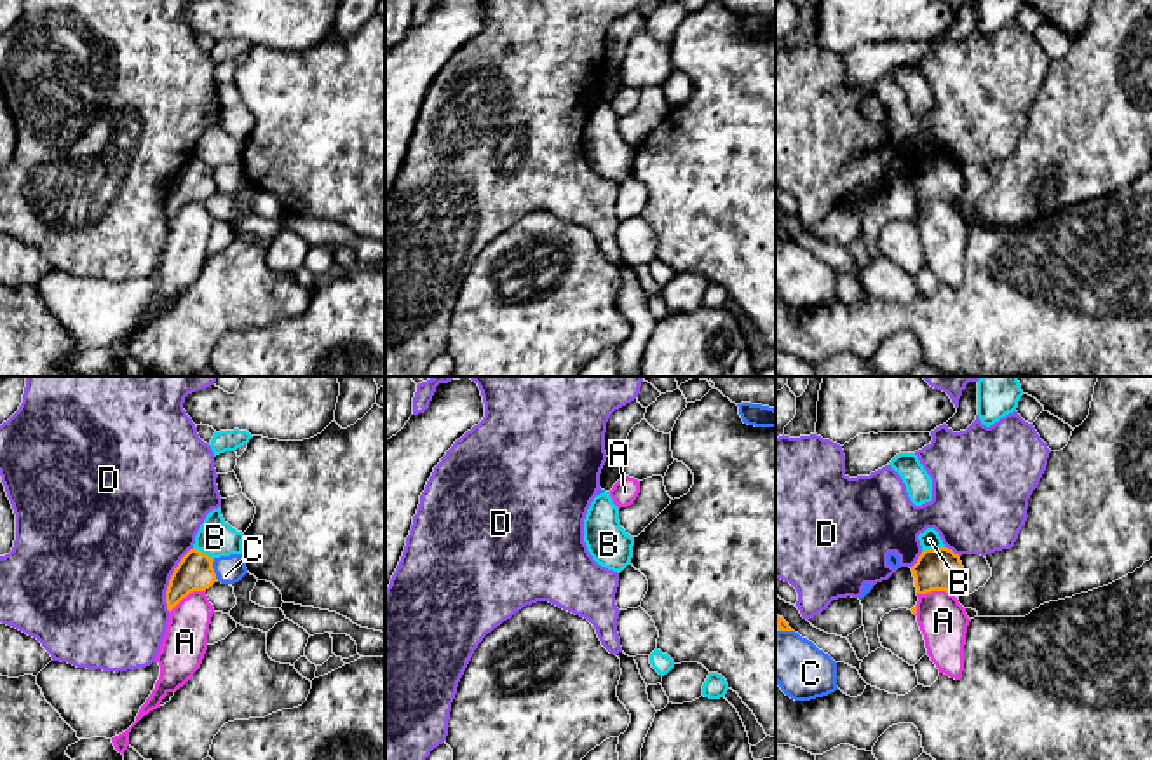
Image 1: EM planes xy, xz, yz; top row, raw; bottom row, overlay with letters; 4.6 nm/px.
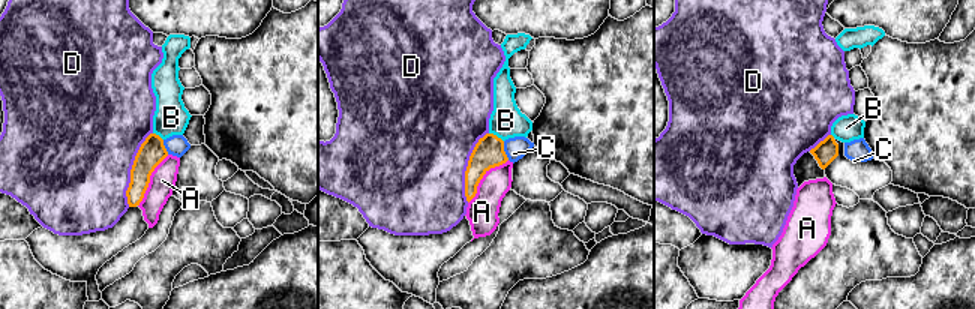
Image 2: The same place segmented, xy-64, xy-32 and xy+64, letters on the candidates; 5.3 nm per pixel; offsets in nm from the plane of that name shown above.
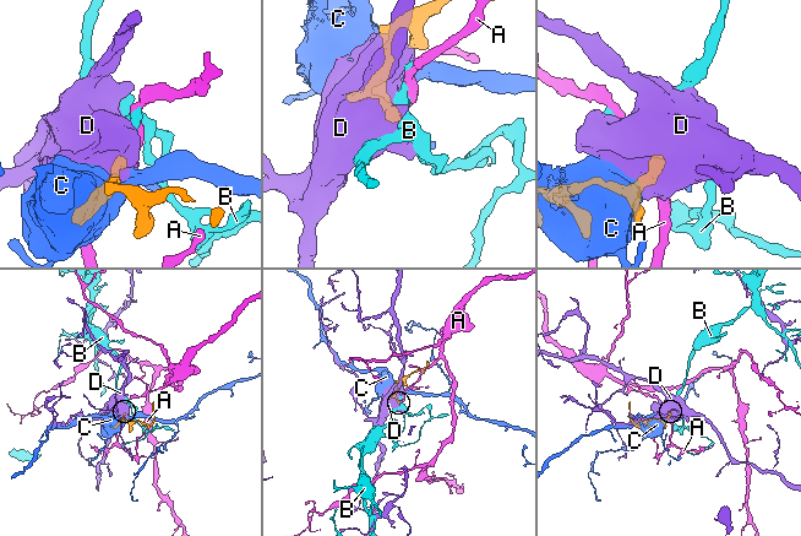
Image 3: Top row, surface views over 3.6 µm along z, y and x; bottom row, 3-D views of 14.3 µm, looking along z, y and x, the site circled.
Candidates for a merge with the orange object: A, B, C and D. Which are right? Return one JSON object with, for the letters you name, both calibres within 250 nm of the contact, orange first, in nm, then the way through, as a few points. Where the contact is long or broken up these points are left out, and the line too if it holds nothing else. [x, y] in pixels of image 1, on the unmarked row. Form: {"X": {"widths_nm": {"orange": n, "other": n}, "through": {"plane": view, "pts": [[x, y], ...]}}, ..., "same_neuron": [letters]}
{"same_neuron": []}

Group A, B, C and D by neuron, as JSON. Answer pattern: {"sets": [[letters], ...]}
{"sets": [["A"], ["B"], ["C"], ["D"]]}

